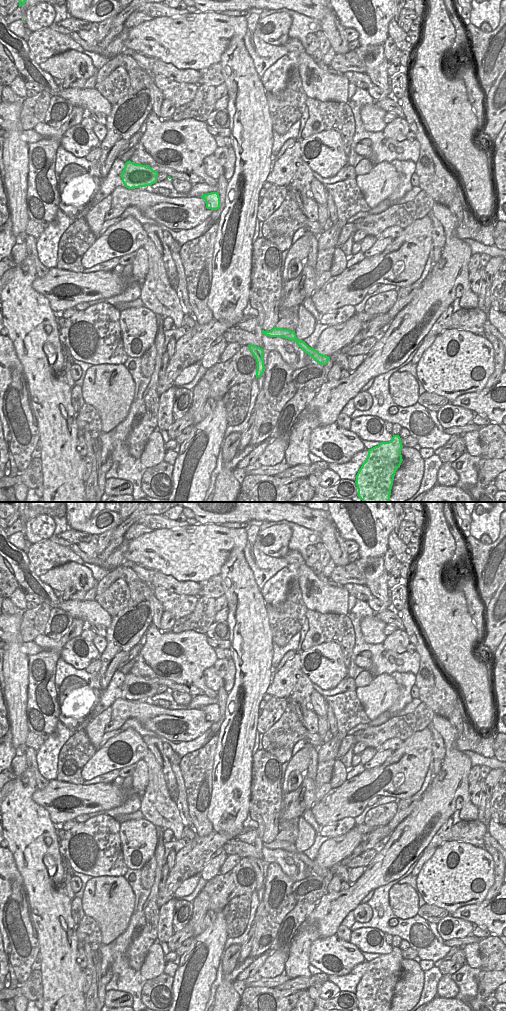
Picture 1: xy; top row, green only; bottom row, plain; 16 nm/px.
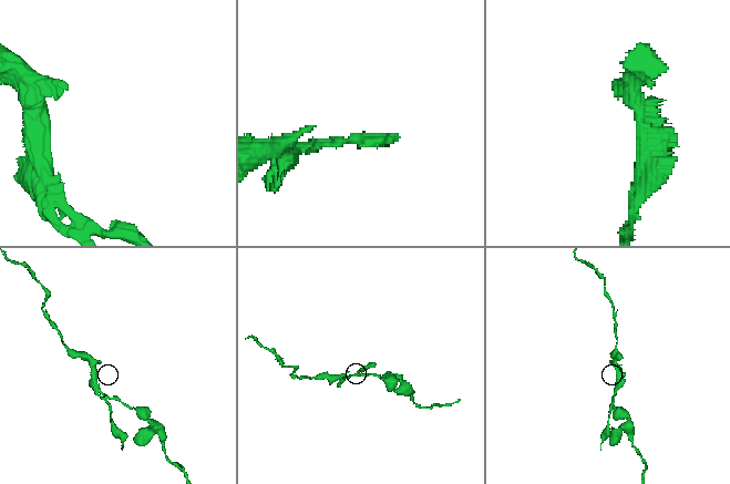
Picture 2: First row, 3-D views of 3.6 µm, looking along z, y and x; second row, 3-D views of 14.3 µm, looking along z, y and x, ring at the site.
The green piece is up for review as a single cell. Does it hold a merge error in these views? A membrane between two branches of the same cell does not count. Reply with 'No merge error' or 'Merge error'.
Merge error

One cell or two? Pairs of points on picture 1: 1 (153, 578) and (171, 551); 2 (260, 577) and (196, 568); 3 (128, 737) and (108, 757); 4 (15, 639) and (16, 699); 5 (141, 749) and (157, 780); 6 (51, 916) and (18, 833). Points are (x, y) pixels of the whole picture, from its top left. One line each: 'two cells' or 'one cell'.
1: two cells
2: two cells
3: one cell
4: one cell
5: two cells
6: one cell

